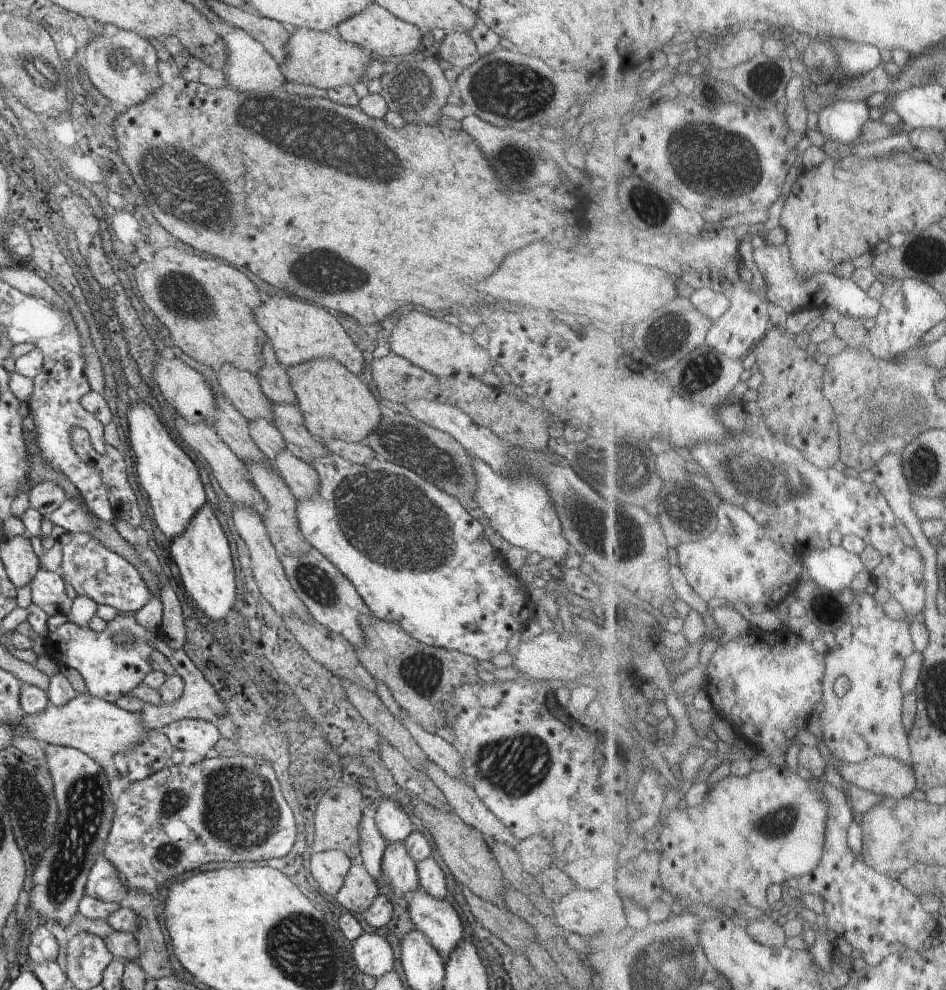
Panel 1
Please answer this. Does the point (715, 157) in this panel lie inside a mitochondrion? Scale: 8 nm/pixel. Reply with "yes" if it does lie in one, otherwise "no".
yes

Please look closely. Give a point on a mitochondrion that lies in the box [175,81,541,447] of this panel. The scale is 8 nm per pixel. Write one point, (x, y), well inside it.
(316, 130)

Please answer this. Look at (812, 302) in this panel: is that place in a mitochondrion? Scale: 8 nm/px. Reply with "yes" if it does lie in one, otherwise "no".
no

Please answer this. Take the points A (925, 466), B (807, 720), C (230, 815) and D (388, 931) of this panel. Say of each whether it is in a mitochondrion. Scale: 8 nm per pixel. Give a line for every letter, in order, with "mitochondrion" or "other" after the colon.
A: mitochondrion
B: other
C: mitochondrion
D: other

